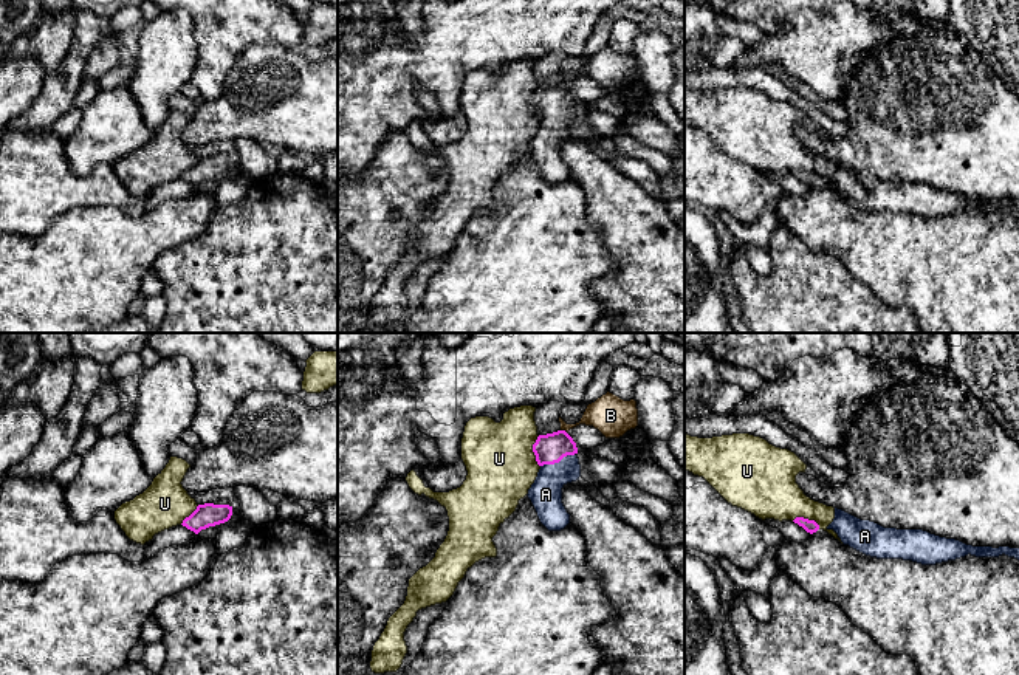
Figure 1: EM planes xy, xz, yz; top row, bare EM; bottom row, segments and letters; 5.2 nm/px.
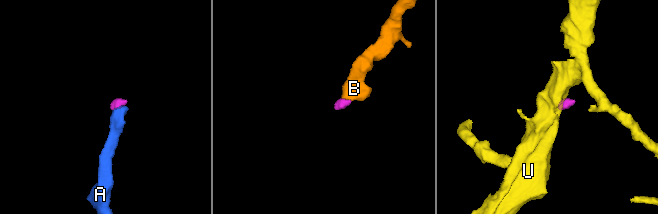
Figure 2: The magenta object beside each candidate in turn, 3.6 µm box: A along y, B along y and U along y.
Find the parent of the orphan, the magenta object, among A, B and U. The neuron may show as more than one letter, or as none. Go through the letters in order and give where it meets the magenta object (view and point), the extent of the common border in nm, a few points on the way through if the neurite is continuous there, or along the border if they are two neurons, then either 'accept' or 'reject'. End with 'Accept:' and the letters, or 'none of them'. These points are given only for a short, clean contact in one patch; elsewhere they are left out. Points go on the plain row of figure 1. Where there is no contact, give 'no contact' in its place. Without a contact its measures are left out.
A: contact xz (558, 115); length 200 nm; way xz (552, 101), (558, 115), (545, 147); accept
B: contact xz (564, 84); length 40 nm; way xz (552, 101), (564, 84), (596, 67), (609, 67); accept
U: contact xz (533, 104); length 170 nm; border xz (538, 89), (533, 107), (539, 119); reject
Accept: A, B

